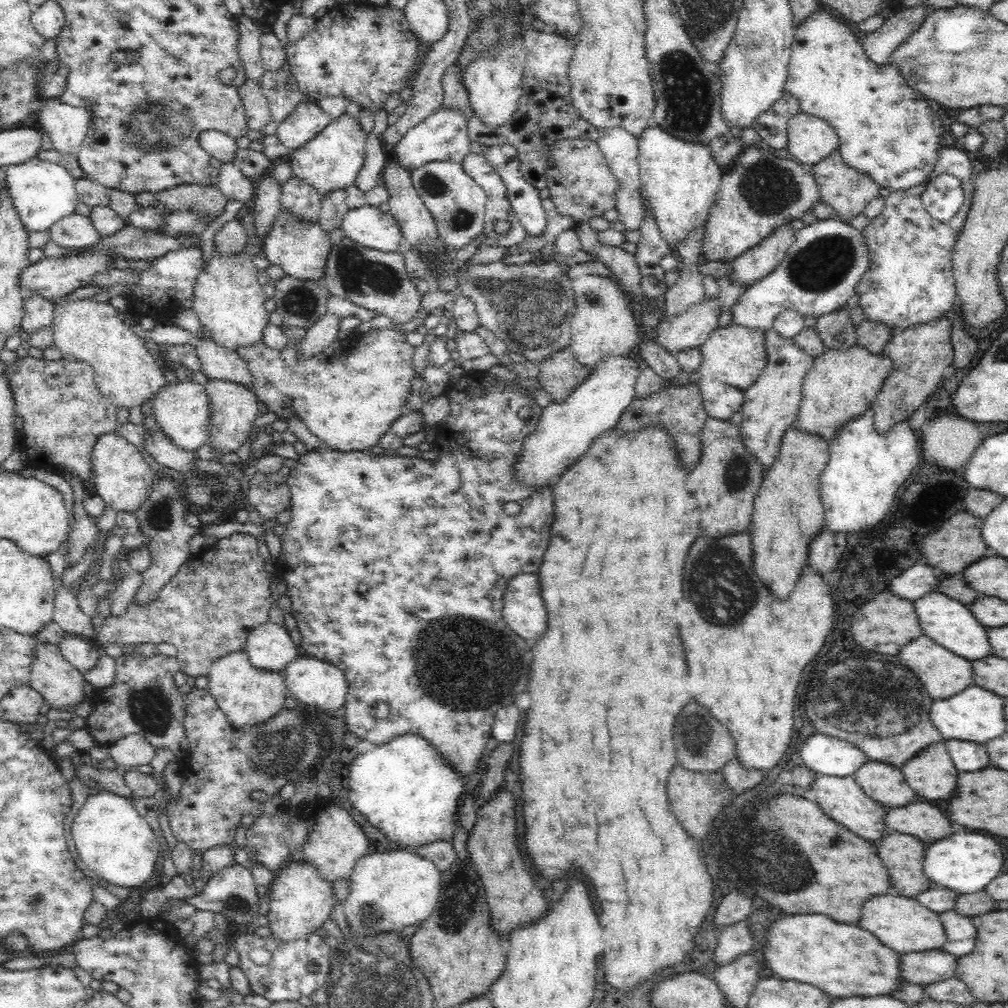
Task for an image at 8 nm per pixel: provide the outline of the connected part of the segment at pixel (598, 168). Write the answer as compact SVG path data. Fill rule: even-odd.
M564 139L551 144L546 175L549 198L554 203L557 212L562 214L562 216L570 216L575 222L594 218L594 216L603 216L606 210L610 210L610 208L615 206L615 190L616 187L619 187L619 183L615 176L612 176L607 160L596 141Z

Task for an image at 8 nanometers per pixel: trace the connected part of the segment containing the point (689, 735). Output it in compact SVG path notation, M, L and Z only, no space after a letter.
M690 702L676 720L674 742L678 764L690 772L721 772L722 768L735 758L735 742L724 726L720 726L706 708Z

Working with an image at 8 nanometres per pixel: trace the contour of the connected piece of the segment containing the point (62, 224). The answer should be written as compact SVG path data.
M75 212L57 220L48 231L51 239L68 251L91 245L101 237L89 217Z

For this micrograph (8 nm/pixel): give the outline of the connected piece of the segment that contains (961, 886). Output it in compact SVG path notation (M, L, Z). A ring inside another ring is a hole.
M964 832L940 840L928 848L924 860L924 874L933 881L934 886L966 895L985 890L990 882L1006 872L1004 864L1006 864L1004 850L992 836Z

